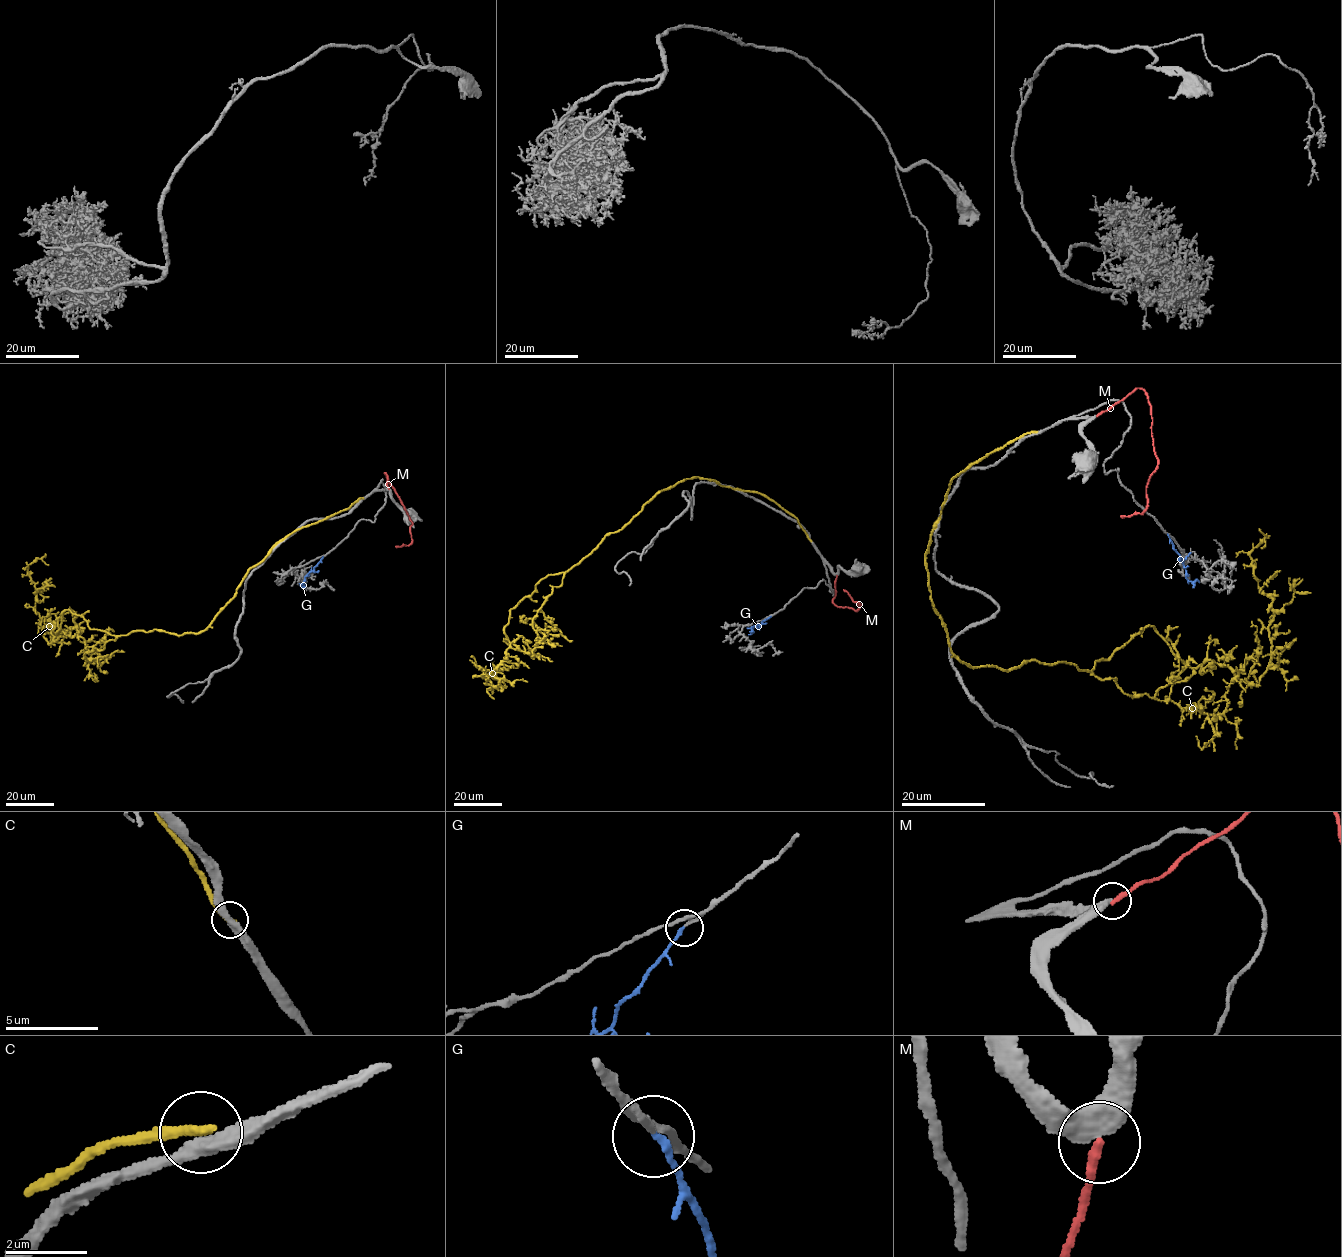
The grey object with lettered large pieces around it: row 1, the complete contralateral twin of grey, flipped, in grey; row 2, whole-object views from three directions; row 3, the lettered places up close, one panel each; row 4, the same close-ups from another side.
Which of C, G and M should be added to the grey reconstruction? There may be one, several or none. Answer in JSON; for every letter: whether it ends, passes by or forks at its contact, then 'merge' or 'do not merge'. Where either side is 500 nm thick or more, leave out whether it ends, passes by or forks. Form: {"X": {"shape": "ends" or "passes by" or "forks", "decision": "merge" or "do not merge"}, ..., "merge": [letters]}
{"C": {"shape": "ends", "decision": "do not merge"}, "G": {"shape": "ends", "decision": "merge"}, "M": {"shape": "ends", "decision": "do not merge"}, "merge": ["G"]}

